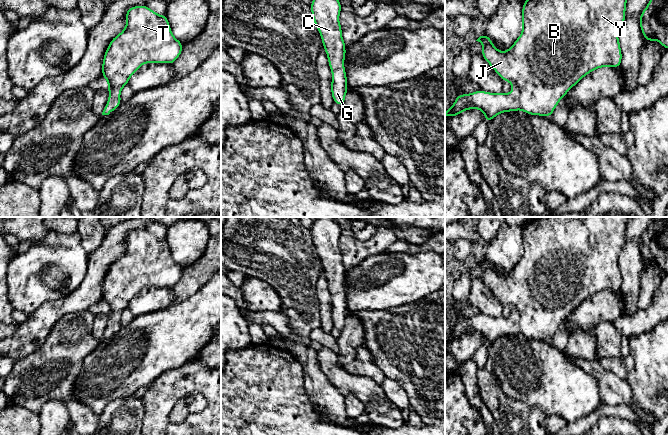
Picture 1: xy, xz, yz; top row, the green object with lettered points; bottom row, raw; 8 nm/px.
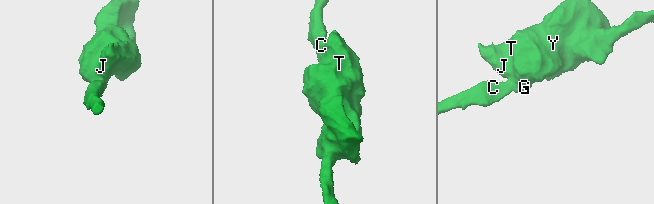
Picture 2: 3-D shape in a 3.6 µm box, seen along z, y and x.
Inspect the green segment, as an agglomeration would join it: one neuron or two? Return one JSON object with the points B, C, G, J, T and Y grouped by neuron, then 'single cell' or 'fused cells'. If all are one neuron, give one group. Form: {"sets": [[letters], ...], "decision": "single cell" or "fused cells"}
{"sets": [["B", "C", "G", "J", "T", "Y"]], "decision": "single cell"}

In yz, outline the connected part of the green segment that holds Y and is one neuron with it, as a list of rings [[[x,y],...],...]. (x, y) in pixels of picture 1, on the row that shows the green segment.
[[[525,0],[522,7],[522,33],[505,52],[499,51],[485,33],[476,41],[483,45],[481,56],[503,82],[509,81],[513,91],[509,94],[475,91],[458,94],[445,116],[452,118],[464,110],[476,108],[485,114],[484,121],[489,123],[498,114],[522,110],[529,115],[551,117],[559,101],[584,76],[601,67],[620,68],[622,52],[618,32],[626,18],[627,0]]]

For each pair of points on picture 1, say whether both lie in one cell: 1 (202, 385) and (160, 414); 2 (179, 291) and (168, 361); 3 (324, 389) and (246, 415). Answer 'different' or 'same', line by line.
1: same
2: different
3: different

